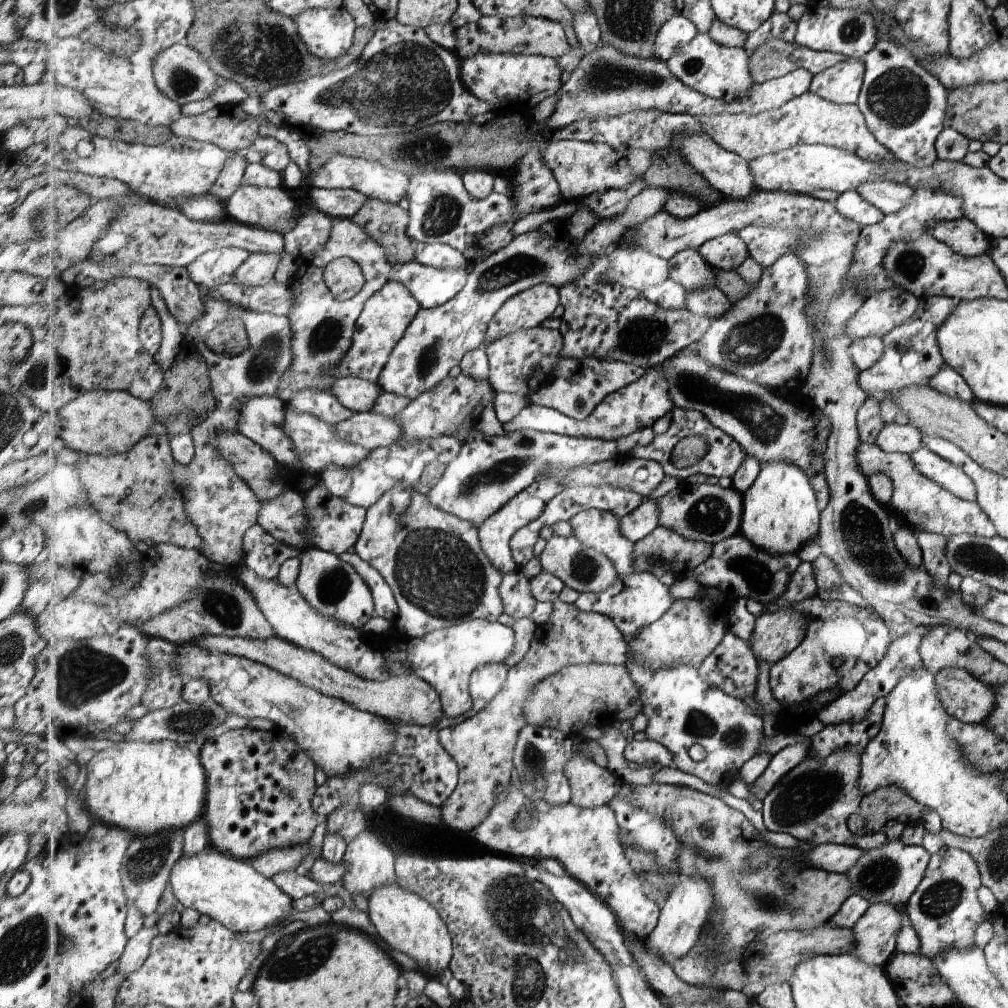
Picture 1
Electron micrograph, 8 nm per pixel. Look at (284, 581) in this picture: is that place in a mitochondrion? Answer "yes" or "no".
no

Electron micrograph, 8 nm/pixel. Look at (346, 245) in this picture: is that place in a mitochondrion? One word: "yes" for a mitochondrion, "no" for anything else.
no

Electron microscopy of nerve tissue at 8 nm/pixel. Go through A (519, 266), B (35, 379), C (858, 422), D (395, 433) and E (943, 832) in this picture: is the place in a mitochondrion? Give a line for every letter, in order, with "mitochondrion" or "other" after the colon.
A: mitochondrion
B: mitochondrion
C: other
D: other
E: other

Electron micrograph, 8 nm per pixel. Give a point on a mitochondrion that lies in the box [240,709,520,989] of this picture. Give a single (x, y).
(319, 944)

